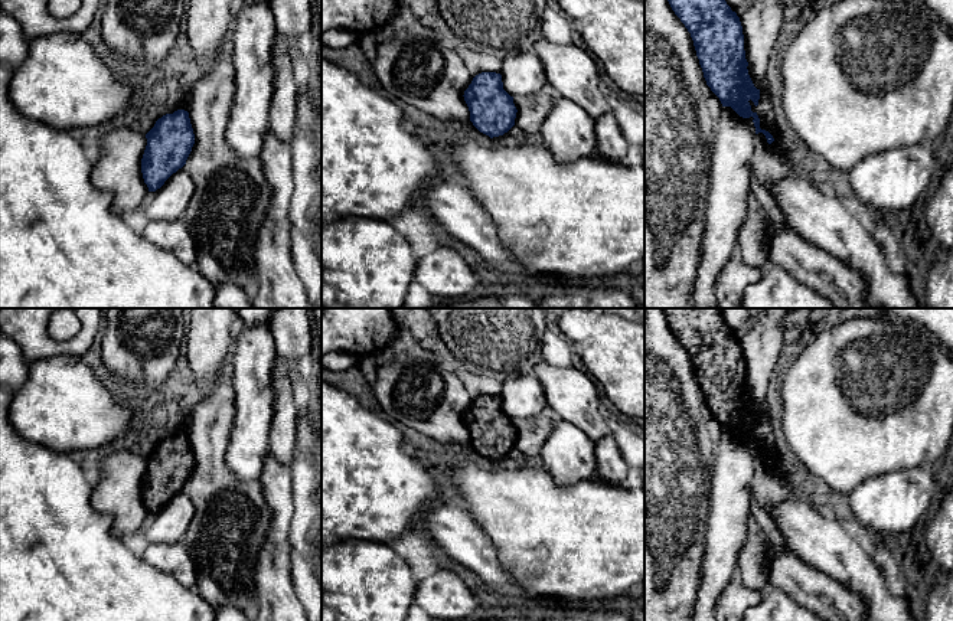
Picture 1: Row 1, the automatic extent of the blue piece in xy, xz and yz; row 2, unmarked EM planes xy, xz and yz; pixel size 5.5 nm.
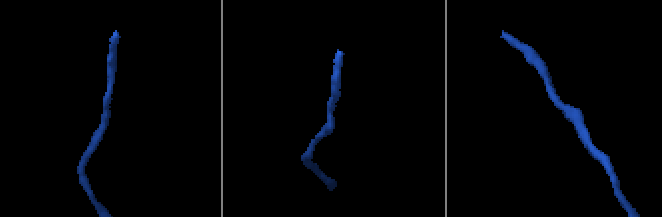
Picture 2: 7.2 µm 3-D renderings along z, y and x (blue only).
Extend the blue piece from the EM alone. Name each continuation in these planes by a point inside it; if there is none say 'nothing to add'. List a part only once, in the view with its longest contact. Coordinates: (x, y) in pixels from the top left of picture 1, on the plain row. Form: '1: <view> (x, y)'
nothing to add

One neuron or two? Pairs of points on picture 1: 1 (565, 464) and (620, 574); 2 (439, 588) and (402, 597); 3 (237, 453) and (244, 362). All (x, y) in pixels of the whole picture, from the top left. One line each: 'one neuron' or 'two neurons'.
1: two neurons
2: two neurons
3: one neuron

